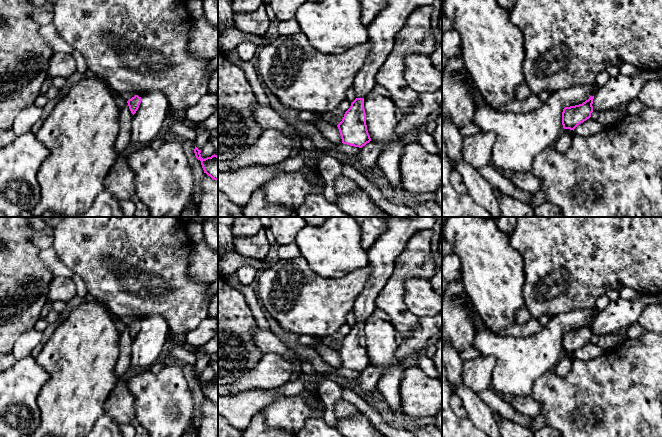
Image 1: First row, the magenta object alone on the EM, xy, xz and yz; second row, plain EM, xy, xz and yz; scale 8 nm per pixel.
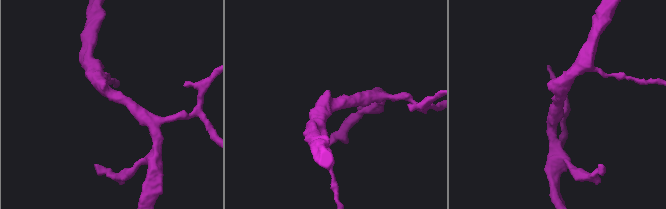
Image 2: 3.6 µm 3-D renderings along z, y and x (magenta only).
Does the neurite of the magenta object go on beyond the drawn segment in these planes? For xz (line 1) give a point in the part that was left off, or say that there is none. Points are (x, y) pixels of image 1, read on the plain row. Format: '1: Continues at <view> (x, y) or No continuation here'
1: Continues at xz (382, 255)

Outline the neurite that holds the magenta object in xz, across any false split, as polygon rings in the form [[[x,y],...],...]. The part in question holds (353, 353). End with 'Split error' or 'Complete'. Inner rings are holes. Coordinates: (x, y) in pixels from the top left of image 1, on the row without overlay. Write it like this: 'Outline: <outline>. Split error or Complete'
Outline: [[[384,217],[384,219],[387,230],[367,250],[371,275],[352,310],[357,322],[337,349],[342,367],[359,372],[371,365],[366,349],[364,321],[376,309],[376,298],[392,276],[395,262],[408,240],[421,230],[433,229],[438,217]]]. Split error

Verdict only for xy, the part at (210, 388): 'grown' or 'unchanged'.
unchanged

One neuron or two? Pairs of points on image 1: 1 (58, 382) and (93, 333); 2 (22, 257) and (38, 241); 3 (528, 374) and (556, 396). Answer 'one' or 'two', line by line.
1: one
2: two
3: two

